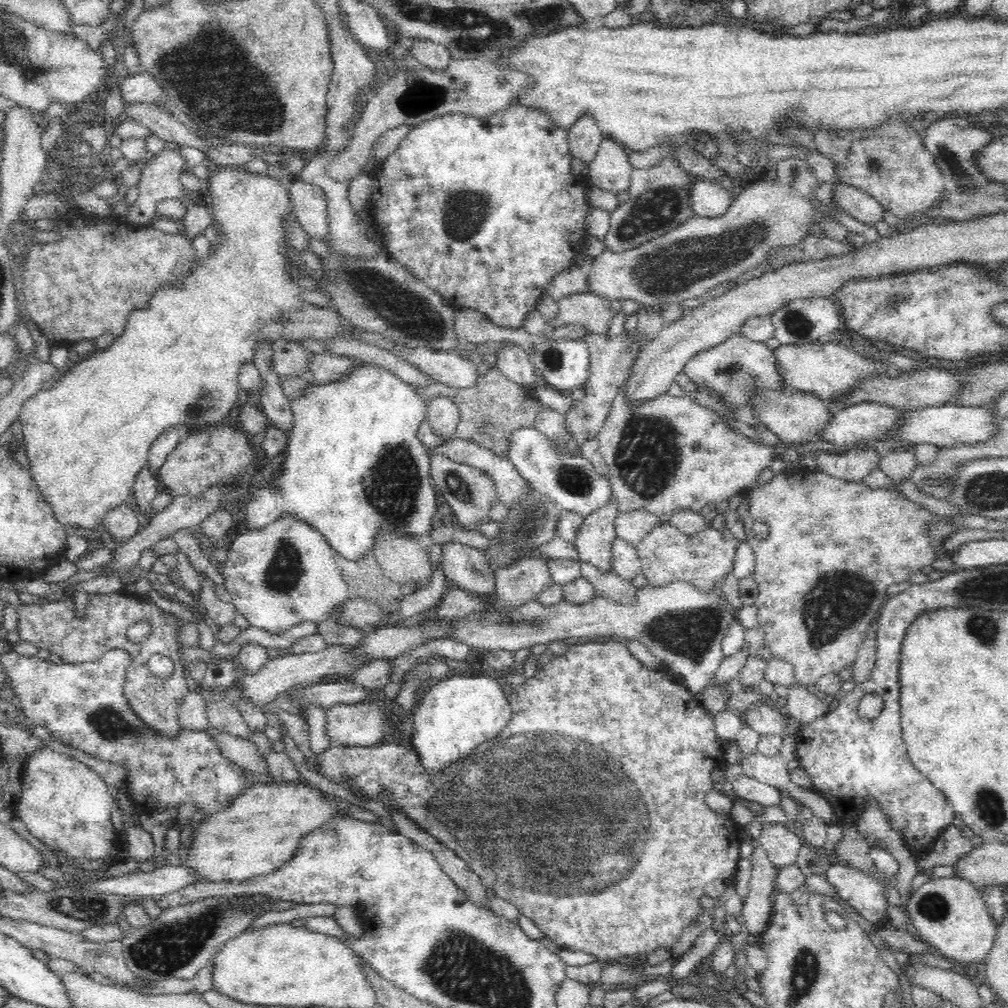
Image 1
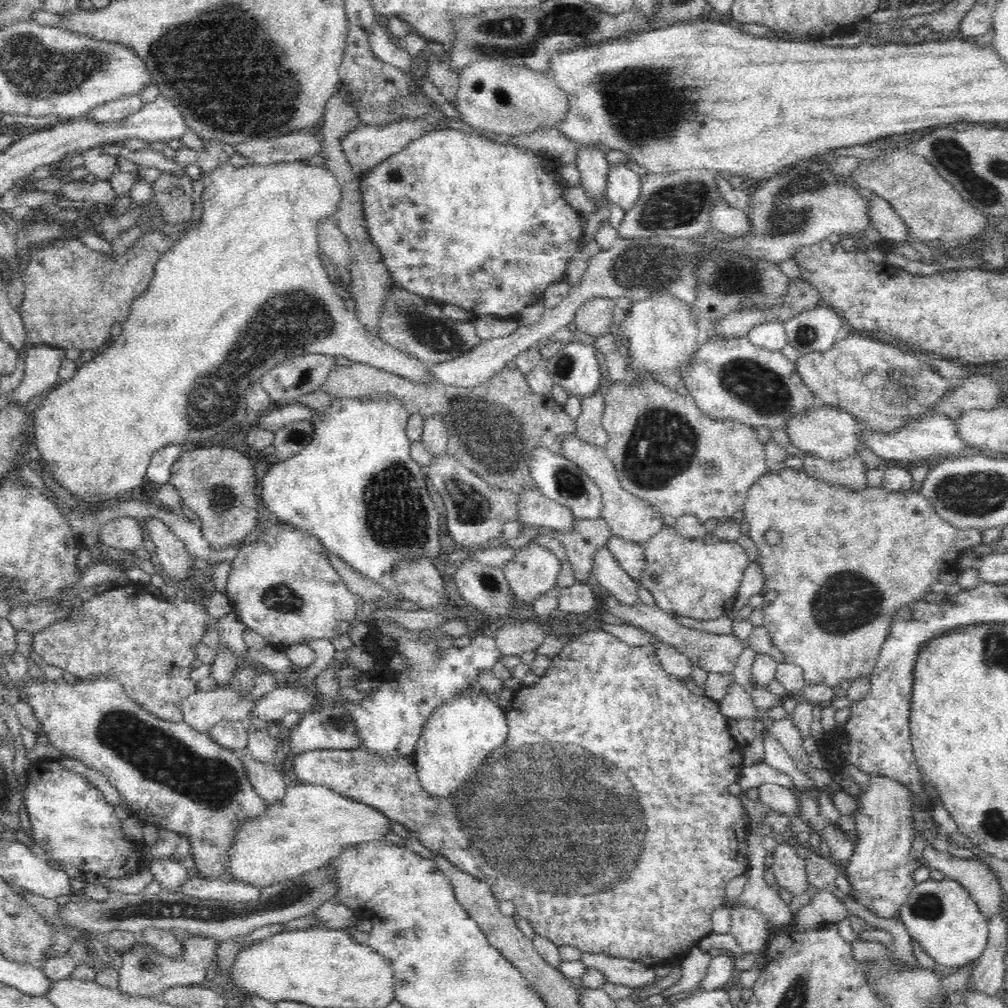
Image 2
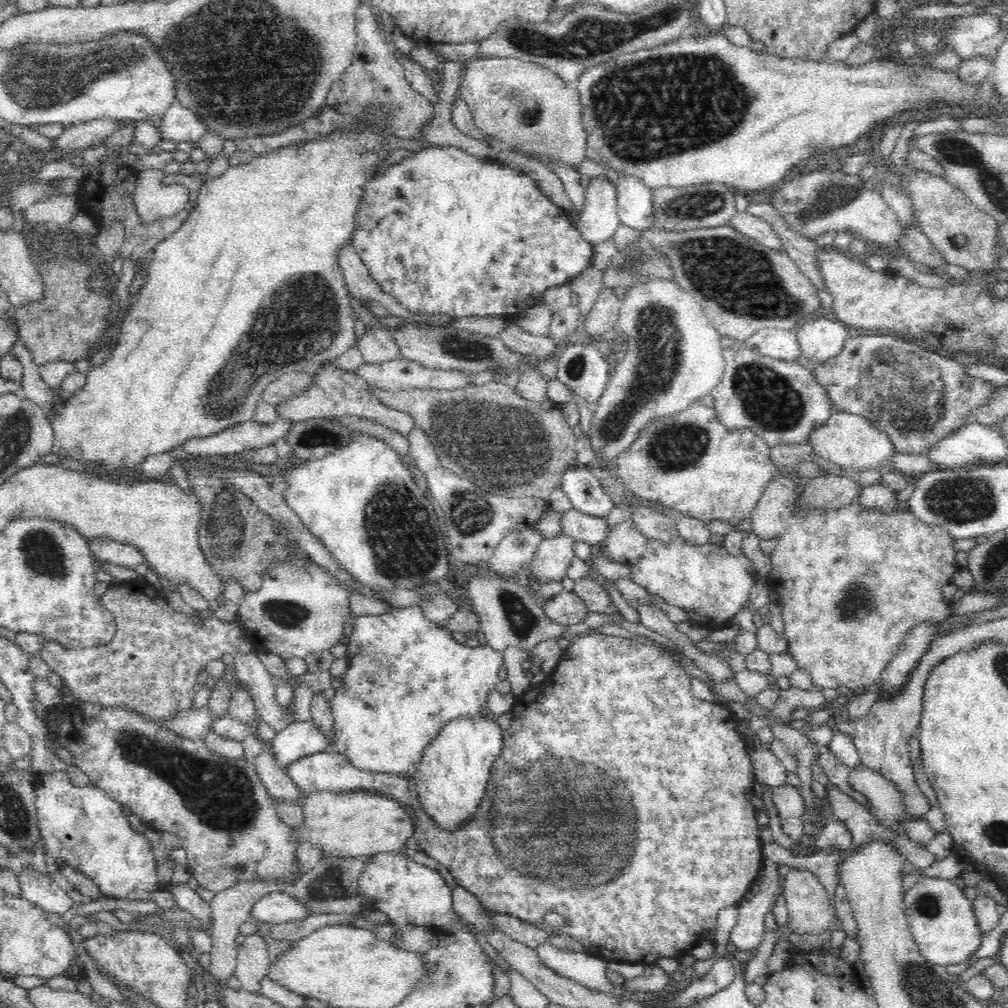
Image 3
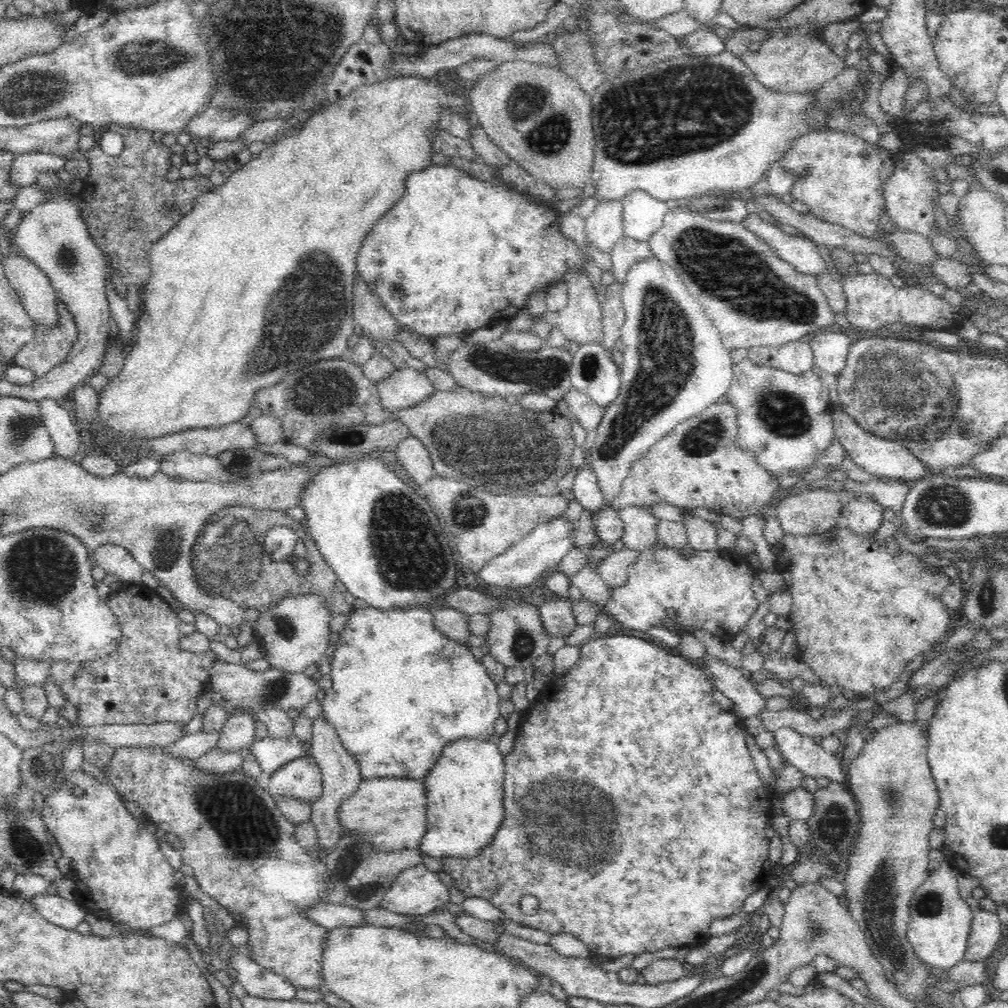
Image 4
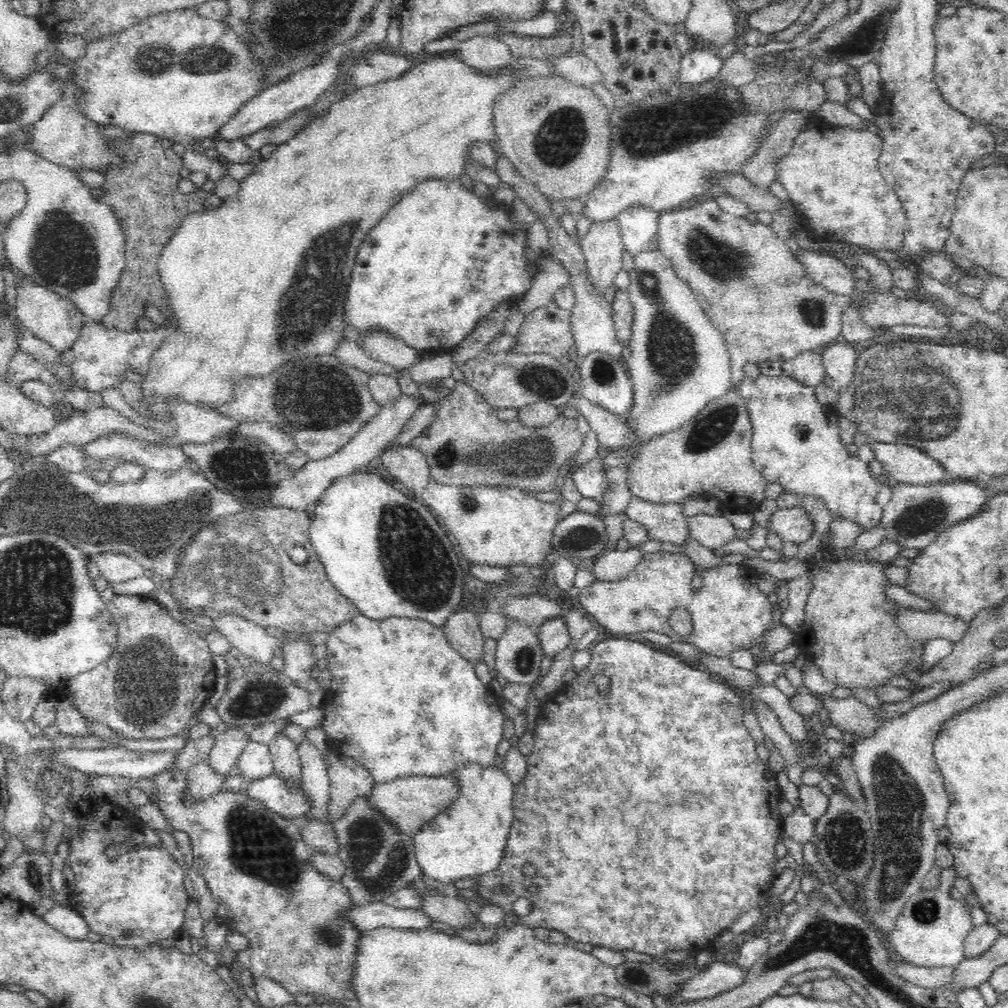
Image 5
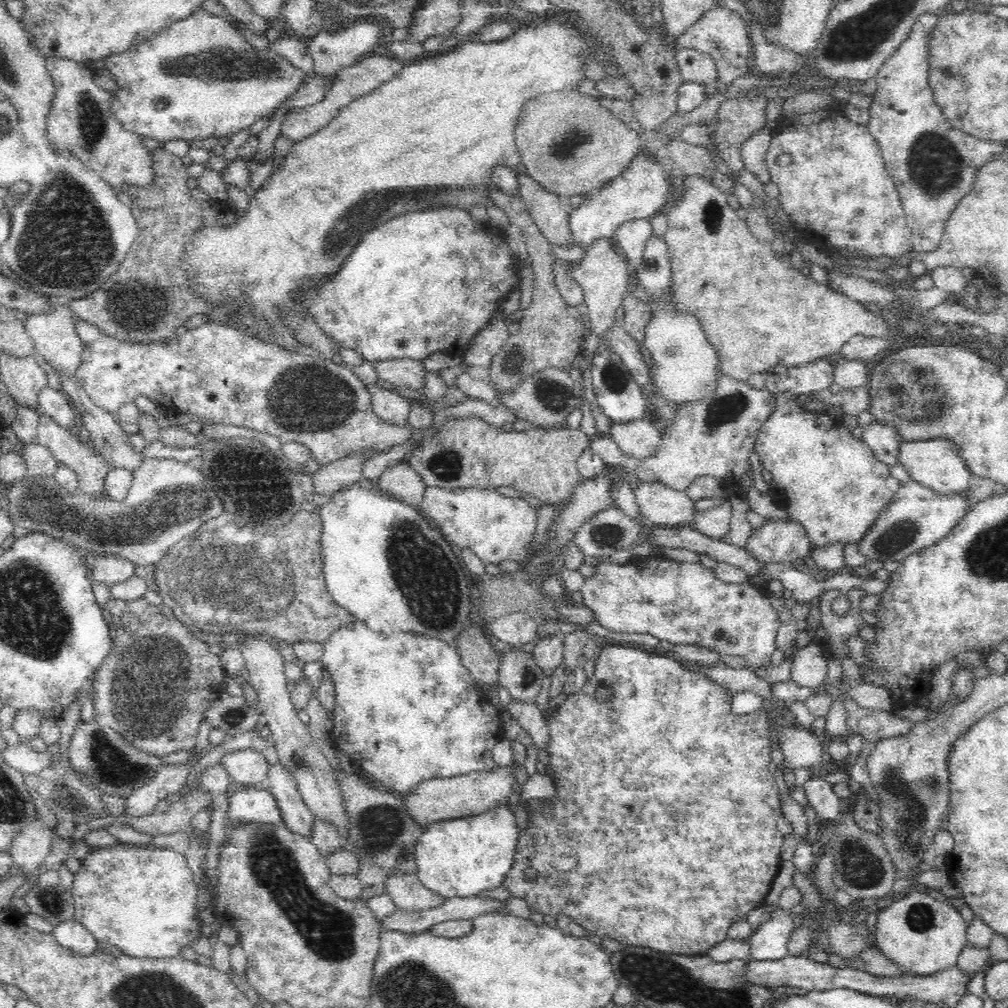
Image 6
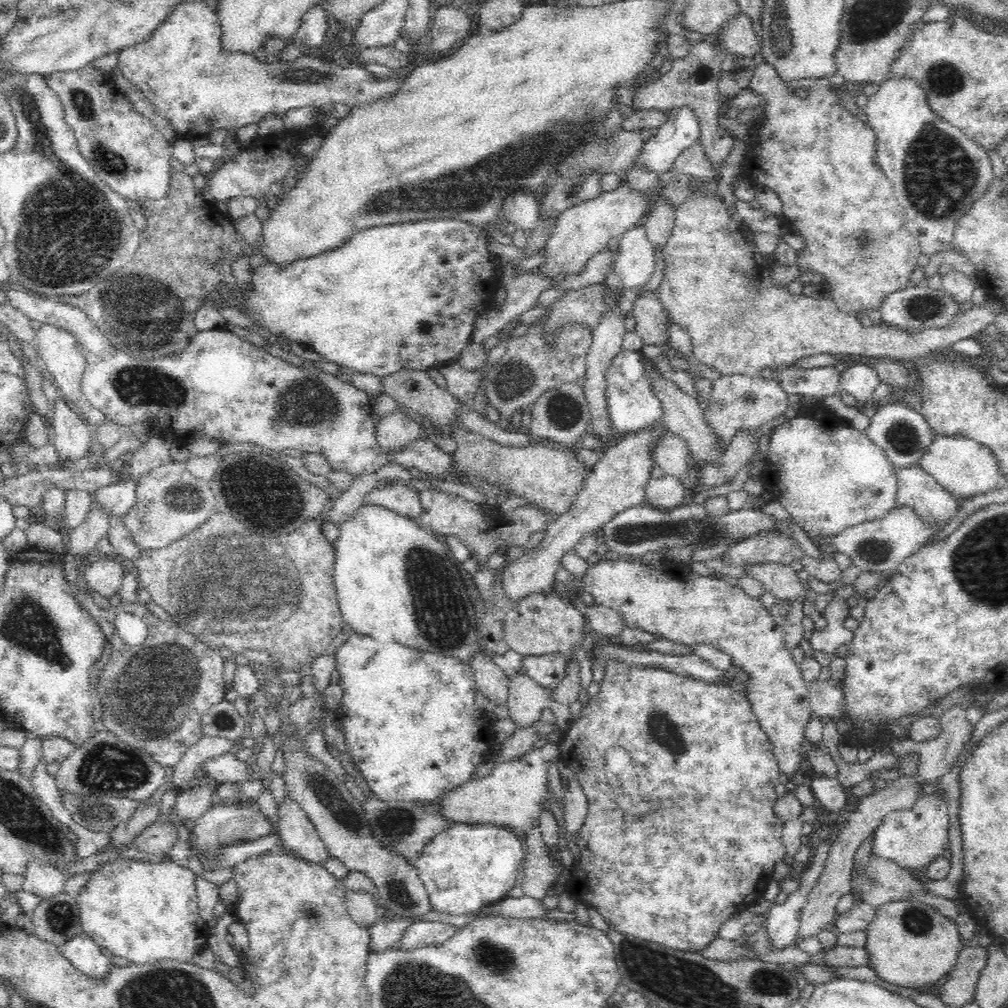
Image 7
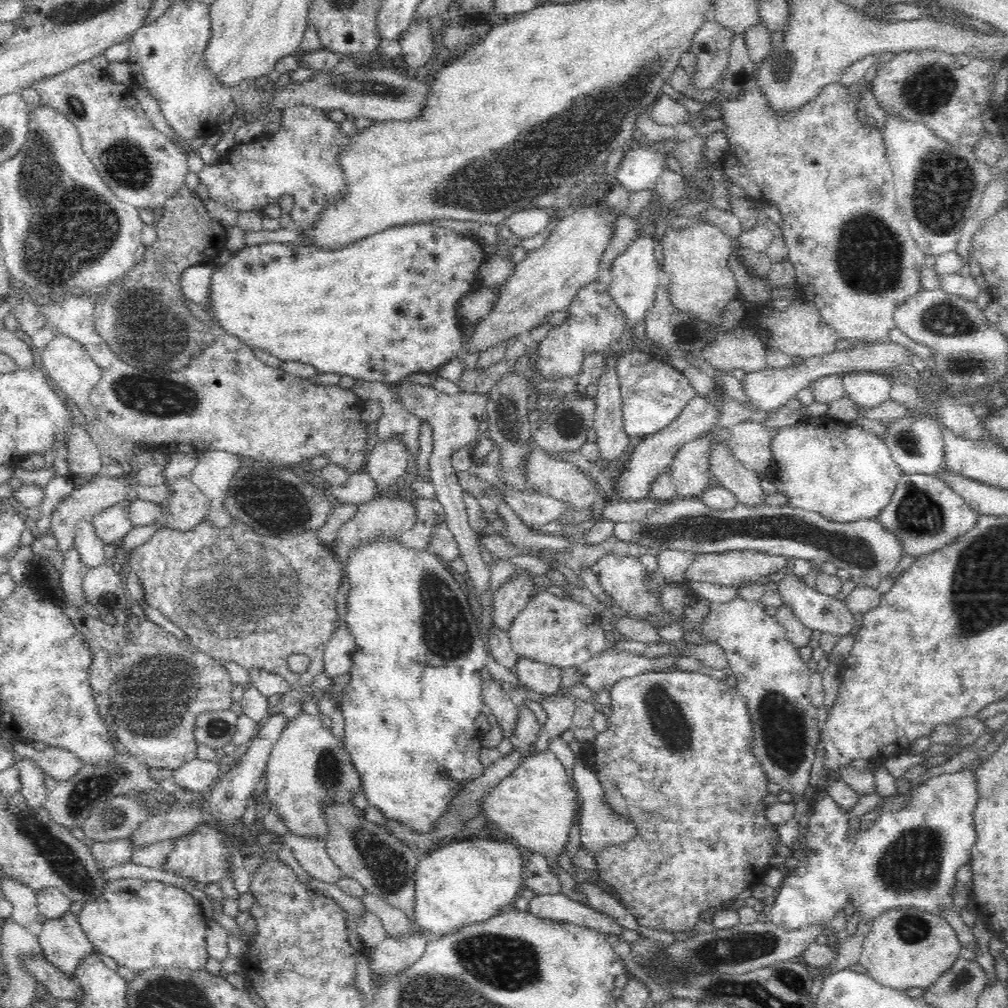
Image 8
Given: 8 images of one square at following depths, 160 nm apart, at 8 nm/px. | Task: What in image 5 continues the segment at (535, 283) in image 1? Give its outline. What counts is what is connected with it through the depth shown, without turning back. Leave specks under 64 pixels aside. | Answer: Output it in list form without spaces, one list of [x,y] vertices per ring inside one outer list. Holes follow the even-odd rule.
[[[424,180],[365,236],[348,284],[344,323],[358,329],[361,339],[378,329],[400,337],[420,353],[439,347],[453,350],[476,330],[482,318],[504,302],[516,302],[530,290],[537,269],[536,263],[529,266],[527,262],[525,244],[526,230],[512,222],[507,207],[496,204],[490,208],[460,182]]]

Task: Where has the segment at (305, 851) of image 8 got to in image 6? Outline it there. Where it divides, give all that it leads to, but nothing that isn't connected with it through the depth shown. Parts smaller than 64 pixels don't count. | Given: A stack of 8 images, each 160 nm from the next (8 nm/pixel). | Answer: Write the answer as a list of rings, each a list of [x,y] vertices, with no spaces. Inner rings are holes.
[[[279,762],[270,767],[266,786],[274,799],[278,801],[284,826],[294,834],[312,840],[315,826],[315,817],[312,811],[306,807],[304,799],[298,791],[298,785],[285,766]]]

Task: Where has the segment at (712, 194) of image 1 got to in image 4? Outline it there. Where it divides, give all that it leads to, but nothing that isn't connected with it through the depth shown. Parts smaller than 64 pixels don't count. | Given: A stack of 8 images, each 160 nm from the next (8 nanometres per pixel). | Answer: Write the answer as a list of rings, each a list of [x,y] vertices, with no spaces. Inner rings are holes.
[[[757,213],[748,214],[742,223],[776,250],[784,262],[795,266],[799,272],[816,277],[816,274],[822,274],[828,270],[815,242],[802,235],[784,232],[771,223],[765,222],[758,217]]]

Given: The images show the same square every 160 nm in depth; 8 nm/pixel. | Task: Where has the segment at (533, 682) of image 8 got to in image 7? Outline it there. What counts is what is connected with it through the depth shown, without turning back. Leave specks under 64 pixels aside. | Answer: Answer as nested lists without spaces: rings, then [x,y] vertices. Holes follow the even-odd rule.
[[[561,652],[540,654],[540,656],[525,656],[521,660],[521,670],[532,677],[540,686],[552,689],[558,686],[566,676],[568,656]]]

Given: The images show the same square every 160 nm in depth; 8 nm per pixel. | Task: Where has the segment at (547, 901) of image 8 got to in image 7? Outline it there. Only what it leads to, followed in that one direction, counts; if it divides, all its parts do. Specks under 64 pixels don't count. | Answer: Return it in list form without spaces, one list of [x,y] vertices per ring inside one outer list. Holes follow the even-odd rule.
[[[523,895],[520,898],[506,897],[505,899],[483,906],[476,913],[486,914],[487,917],[504,917],[504,918],[546,918],[547,916],[561,916],[558,908],[555,911],[550,911],[544,908],[542,900],[532,898],[532,896]]]

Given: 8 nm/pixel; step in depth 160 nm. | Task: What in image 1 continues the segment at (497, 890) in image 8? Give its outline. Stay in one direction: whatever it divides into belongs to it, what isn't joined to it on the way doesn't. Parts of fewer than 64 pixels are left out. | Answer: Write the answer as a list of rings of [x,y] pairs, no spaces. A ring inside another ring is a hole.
[[[453,675],[431,684],[413,712],[410,741],[423,769],[430,775],[464,760],[472,750],[500,734],[511,719],[508,697],[496,679],[484,675]]]

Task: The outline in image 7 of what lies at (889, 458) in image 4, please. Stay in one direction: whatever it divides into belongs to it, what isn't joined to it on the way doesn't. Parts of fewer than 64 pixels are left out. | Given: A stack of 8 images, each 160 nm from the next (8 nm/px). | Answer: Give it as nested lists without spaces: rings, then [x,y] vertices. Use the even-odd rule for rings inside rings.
[[[940,436],[935,438],[929,452],[920,458],[920,466],[942,485],[944,489],[959,499],[990,492],[998,488],[1000,480],[1006,477],[1000,471],[996,456],[988,446],[974,440],[958,436]]]

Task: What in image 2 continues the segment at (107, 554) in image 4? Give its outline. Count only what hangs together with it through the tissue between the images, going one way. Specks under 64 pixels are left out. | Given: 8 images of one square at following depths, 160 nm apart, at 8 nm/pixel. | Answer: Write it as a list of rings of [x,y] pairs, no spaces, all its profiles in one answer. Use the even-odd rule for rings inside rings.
[[[118,516],[102,525],[99,541],[106,548],[134,553],[142,546],[143,521],[131,516]]]

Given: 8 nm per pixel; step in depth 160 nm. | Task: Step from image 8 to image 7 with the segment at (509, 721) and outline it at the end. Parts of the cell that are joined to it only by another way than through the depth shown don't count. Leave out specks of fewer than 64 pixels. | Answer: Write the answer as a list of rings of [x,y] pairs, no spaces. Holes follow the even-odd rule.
[[[484,650],[470,660],[477,690],[494,706],[507,706],[510,678],[492,661],[491,654]]]

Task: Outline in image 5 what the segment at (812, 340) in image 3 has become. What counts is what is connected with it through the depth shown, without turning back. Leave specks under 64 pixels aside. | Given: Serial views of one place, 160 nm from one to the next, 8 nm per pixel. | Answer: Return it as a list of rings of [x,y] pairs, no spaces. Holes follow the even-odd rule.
[[[838,341],[819,350],[823,356],[823,364],[827,376],[844,384],[853,383],[859,348],[846,342]]]

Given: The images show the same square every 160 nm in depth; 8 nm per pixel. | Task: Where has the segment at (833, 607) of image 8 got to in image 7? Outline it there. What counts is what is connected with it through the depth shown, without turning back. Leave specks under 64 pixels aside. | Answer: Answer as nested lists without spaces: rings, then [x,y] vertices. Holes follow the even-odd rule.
[[[764,562],[764,564],[746,564],[743,568],[748,576],[752,576],[763,585],[764,591],[772,593],[777,599],[806,602],[808,590],[792,566]]]

